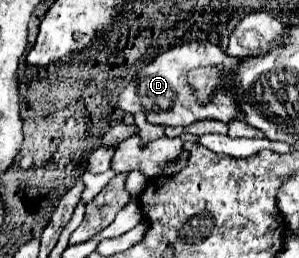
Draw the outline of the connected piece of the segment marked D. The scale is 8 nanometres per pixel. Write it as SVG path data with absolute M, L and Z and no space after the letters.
M192 41L172 47L156 55L148 65L144 65L136 73L136 77L118 95L118 107L130 115L144 111L146 119L158 125L190 125L200 119L218 119L222 123L230 123L240 115L234 95L230 95L228 91L218 91L218 95L214 95L214 99L208 105L200 105L194 99L190 85L186 83L186 75L194 67L220 67L222 71L232 71L236 65L238 59L226 55L218 45L210 41Z

